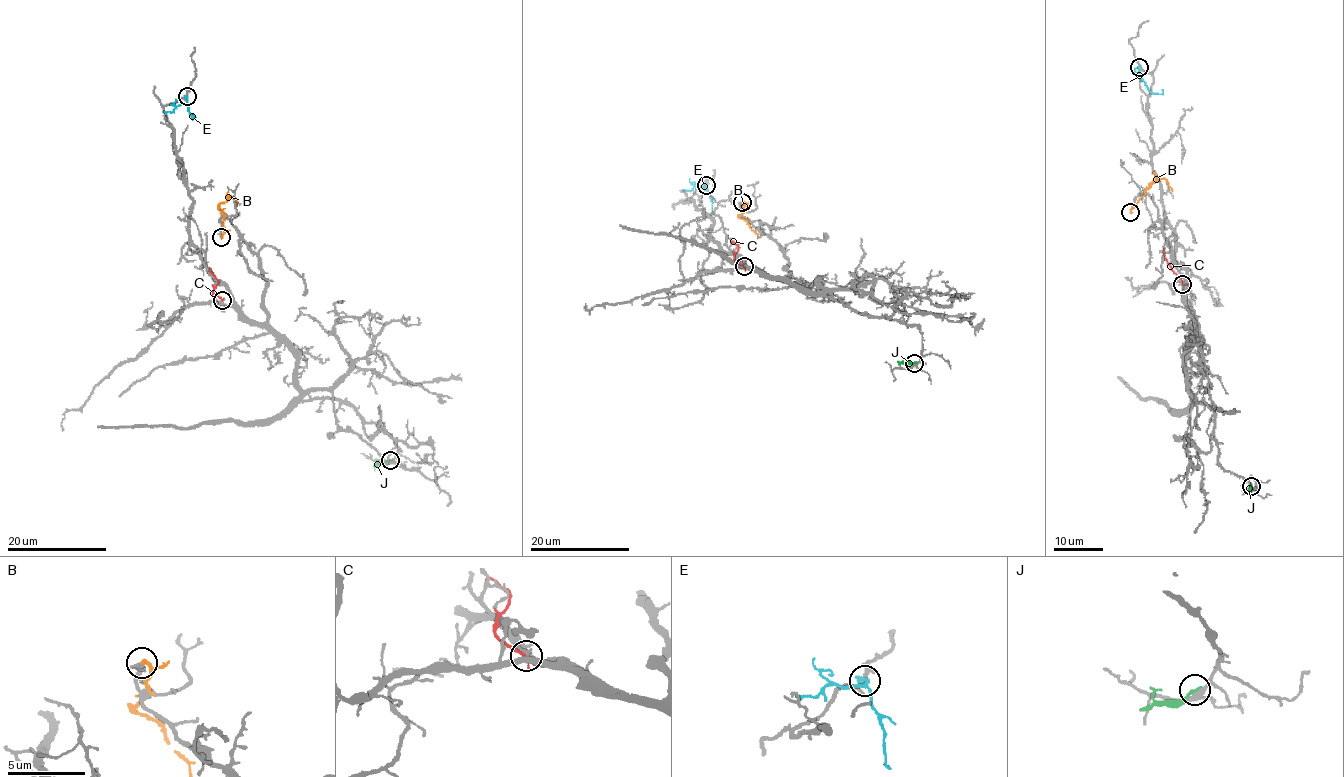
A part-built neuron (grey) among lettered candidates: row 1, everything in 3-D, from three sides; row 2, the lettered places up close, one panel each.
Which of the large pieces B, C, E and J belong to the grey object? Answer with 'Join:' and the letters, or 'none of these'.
Join: none of these

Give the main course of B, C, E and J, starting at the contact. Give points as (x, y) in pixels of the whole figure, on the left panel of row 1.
B: (221, 238), (223, 215), (220, 205), (232, 196), (237, 206)
C: (222, 300), (213, 293), (217, 281), (210, 268)
E: (186, 96), (192, 119), (192, 114)
J: (390, 459), (373, 466)

